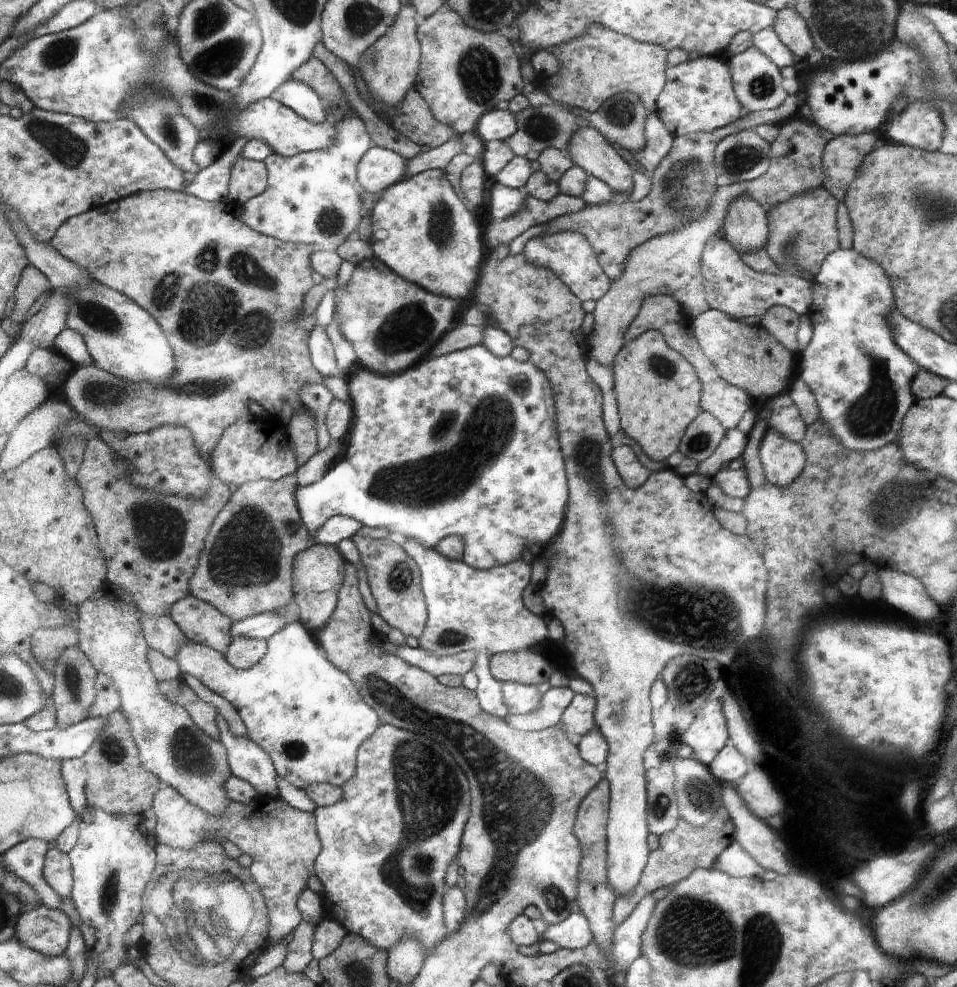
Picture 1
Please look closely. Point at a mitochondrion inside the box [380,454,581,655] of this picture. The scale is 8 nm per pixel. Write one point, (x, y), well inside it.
(400, 580)

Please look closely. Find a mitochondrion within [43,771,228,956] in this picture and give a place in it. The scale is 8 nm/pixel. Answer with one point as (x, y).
(109, 896)

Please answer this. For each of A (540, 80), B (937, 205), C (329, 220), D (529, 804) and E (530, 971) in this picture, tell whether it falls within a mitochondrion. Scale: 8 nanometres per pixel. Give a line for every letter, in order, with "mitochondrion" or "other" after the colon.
A: other
B: mitochondrion
C: mitochondrion
D: mitochondrion
E: other

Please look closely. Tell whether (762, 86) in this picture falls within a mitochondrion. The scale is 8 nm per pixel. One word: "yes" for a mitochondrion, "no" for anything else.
yes

